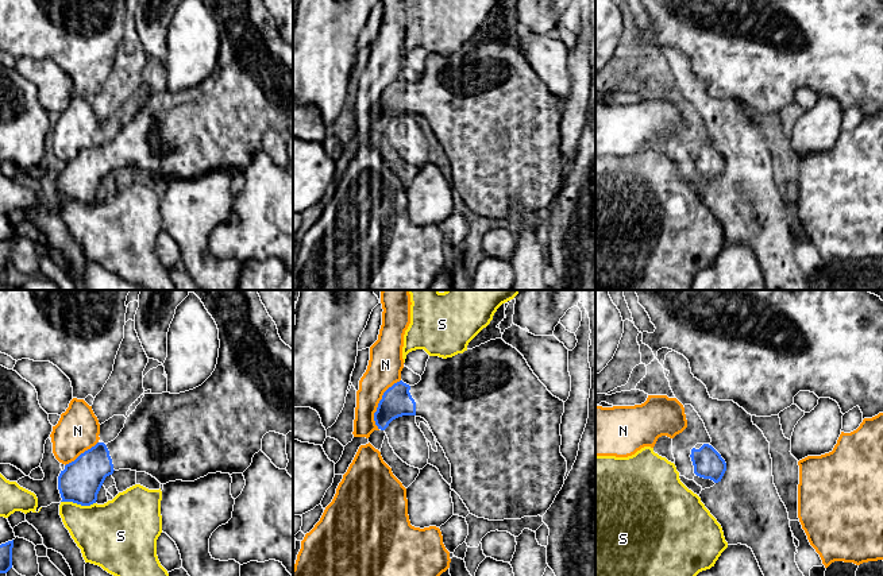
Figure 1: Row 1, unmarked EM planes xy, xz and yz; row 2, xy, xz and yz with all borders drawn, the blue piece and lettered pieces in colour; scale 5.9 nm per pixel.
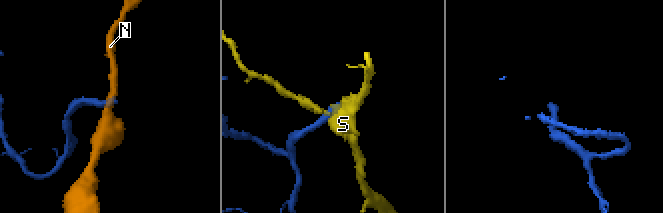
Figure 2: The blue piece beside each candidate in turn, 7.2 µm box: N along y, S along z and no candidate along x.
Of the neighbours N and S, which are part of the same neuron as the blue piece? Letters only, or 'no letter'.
no letter

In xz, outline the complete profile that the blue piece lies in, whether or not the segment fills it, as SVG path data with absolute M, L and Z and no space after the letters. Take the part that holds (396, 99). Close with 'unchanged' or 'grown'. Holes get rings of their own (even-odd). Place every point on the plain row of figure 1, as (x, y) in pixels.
M496 36L473 47L467 47L463 51L458 51L452 55L443 57L439 54L429 54L425 69L417 82L409 84L400 78L383 90L377 109L374 111L374 119L378 127L385 128L393 117L402 113L416 113L424 116L451 162L451 188L454 188L460 194L470 212L489 219L504 219L521 217L524 214L543 214L562 188L567 170L567 159L560 151L560 121L563 111L564 100L554 94L547 88L547 85L533 71L524 54L516 46L506 42L502 36Z; grown

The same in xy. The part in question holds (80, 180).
M203 0L208 11L215 18L219 27L219 55L217 62L212 73L198 85L180 90L180 92L144 92L142 100L136 104L136 107L127 115L124 125L119 131L119 134L108 140L97 140L90 147L81 151L74 159L65 163L65 167L61 169L58 174L58 188L61 192L61 200L73 200L81 204L90 204L96 201L97 192L105 178L107 174L112 173L119 167L131 167L136 170L146 170L155 175L161 182L166 182L169 179L182 178L182 179L194 179L200 175L207 174L208 171L243 171L252 161L252 155L255 151L262 148L262 136L269 129L275 129L286 134L293 128L293 47L286 43L279 32L275 20L269 13L265 3L262 0Z; grown

